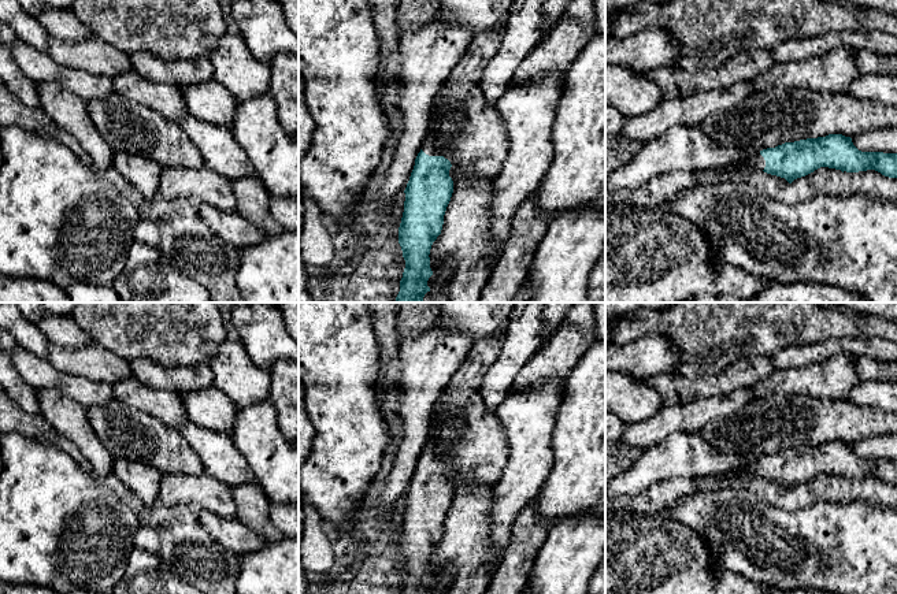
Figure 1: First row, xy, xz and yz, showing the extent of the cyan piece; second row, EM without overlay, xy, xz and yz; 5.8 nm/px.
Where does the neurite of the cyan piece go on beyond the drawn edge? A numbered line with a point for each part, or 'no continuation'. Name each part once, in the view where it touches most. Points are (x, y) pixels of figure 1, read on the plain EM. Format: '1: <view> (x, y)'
1: xz (432, 453)

